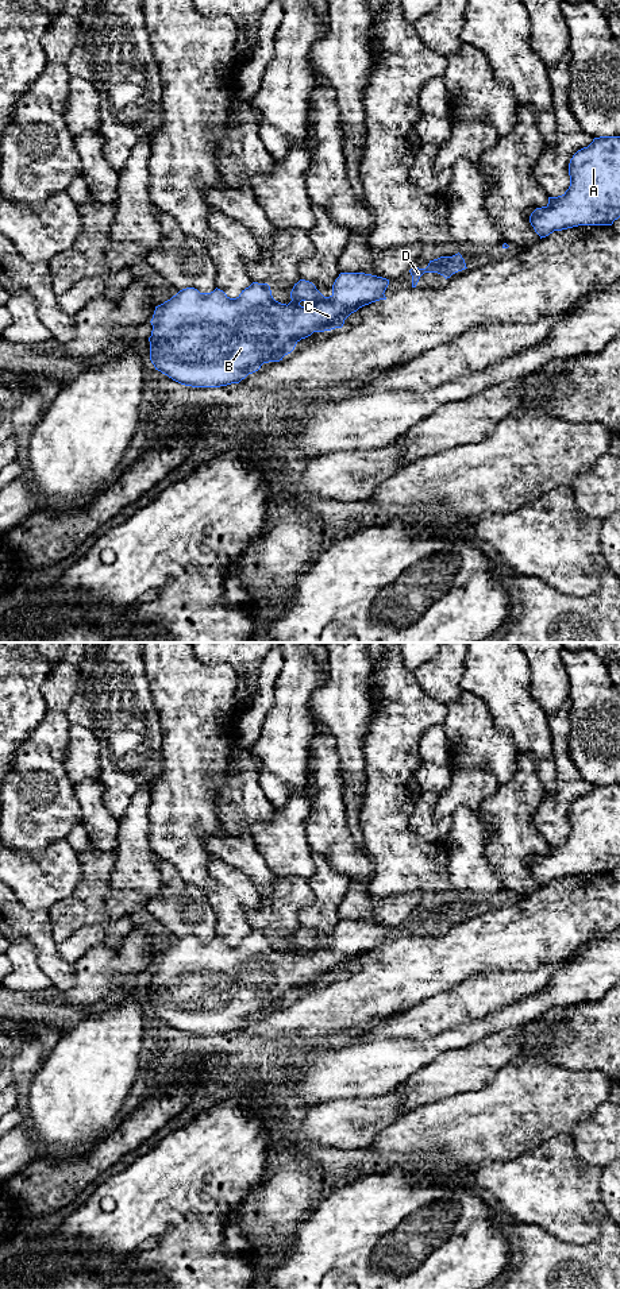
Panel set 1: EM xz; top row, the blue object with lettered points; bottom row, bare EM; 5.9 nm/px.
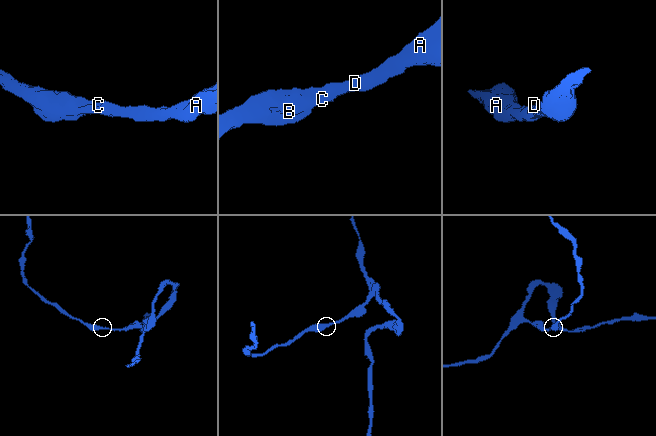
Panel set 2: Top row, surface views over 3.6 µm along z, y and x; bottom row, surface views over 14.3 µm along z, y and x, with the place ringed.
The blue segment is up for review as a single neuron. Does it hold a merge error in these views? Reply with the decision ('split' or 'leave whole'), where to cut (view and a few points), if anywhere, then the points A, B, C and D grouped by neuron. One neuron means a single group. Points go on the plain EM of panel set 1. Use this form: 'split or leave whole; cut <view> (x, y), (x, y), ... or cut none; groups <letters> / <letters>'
leave whole; cut none; groups A B C D

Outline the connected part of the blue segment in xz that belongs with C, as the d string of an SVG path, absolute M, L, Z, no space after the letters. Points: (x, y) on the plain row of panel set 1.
M340 921L332 933L332 942L324 945L312 930L300 927L290 939L292 949L288 953L273 946L267 931L253 930L236 946L230 946L217 935L211 941L200 941L195 935L186 935L155 954L150 969L153 973L149 985L150 1008L155 1018L185 1034L220 1035L239 1031L249 1022L258 1019L263 1011L282 1008L301 987L313 980L342 976L344 968L359 956L386 948L384 941L388 933L389 927L382 925L365 921Z

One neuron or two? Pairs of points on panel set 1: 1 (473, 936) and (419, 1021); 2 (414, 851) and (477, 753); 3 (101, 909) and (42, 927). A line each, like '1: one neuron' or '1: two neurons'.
1: two neurons
2: two neurons
3: two neurons

